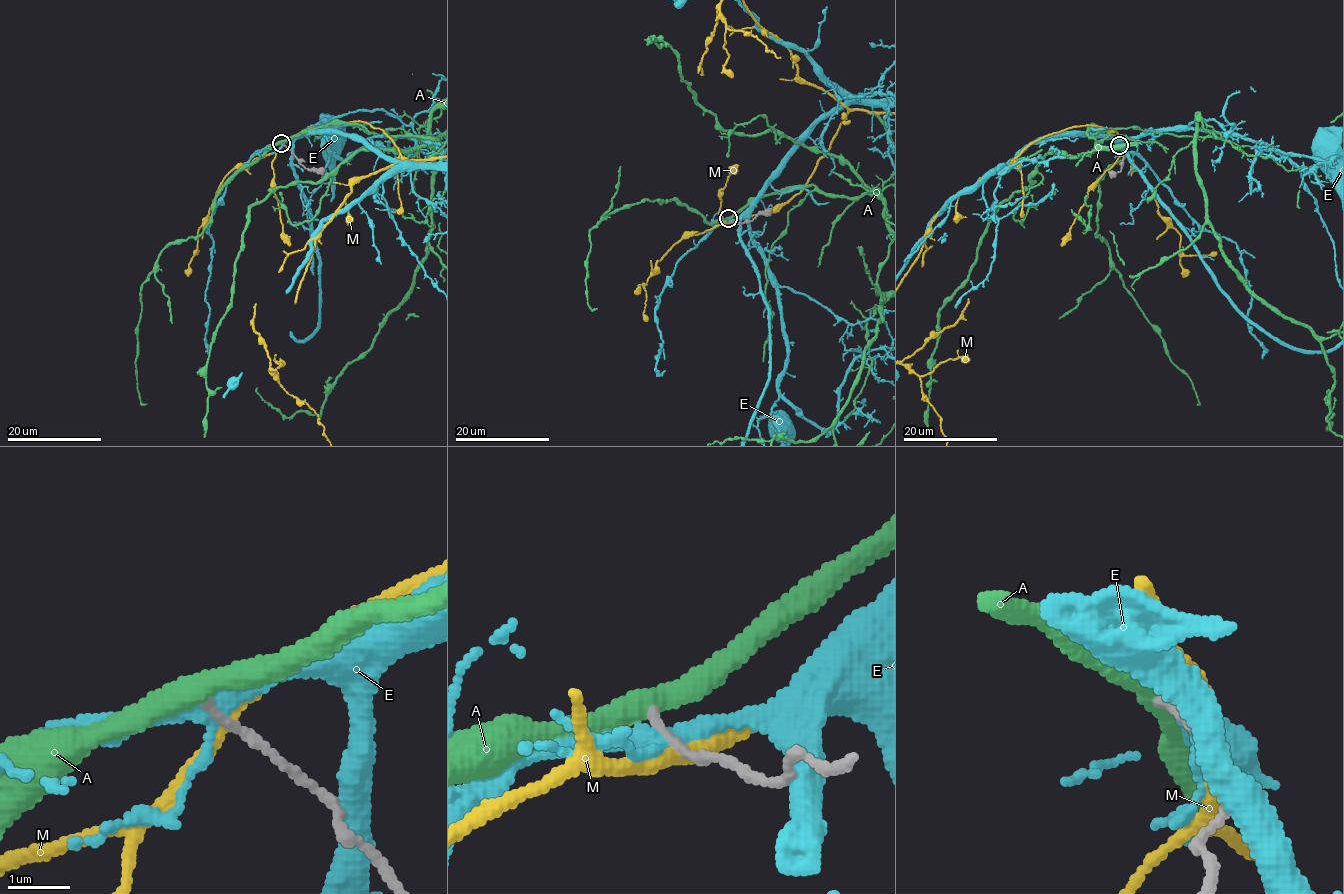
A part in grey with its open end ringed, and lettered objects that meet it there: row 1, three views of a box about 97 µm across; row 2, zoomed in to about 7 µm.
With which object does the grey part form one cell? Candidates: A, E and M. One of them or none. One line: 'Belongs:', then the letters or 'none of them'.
Belongs: none of them

